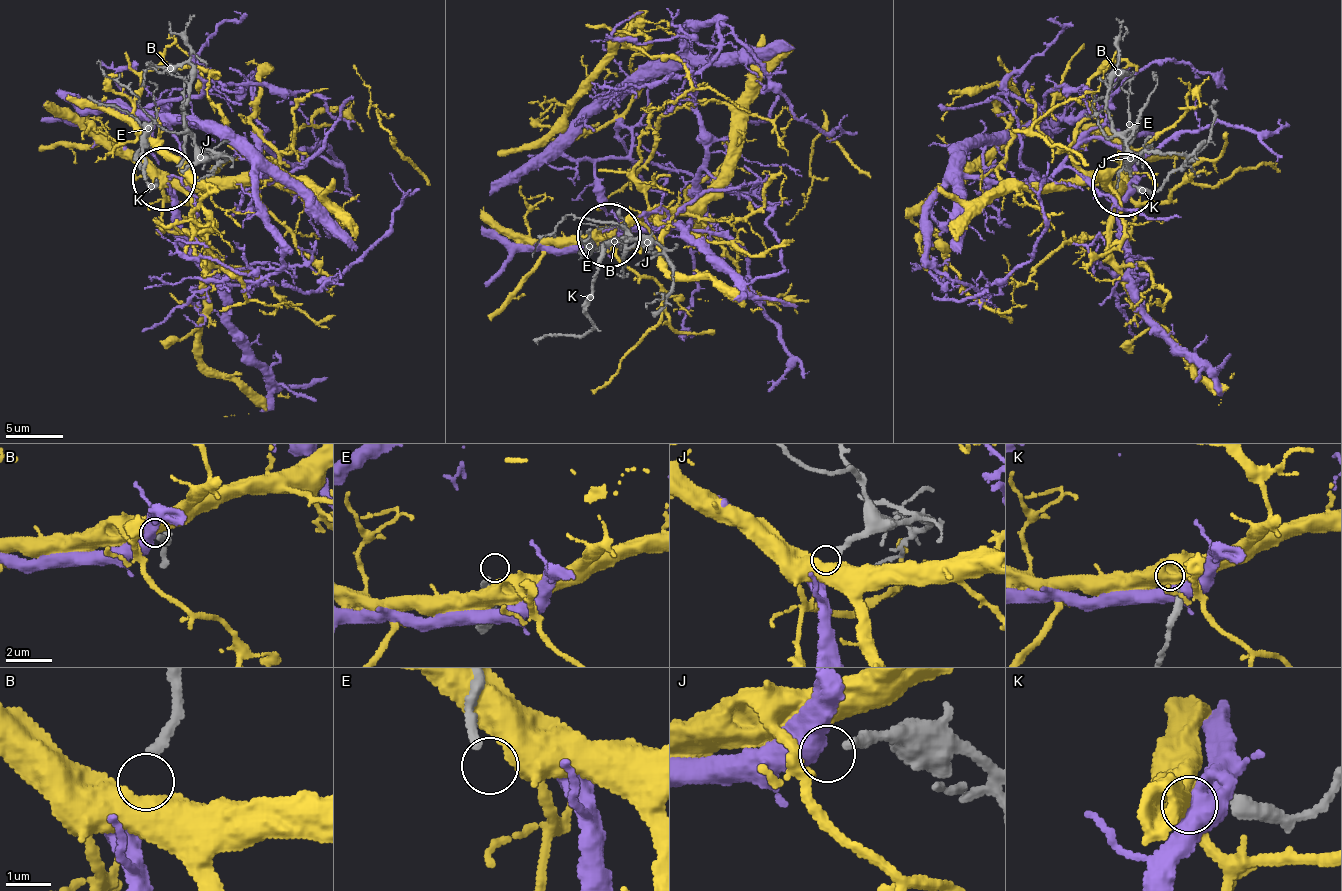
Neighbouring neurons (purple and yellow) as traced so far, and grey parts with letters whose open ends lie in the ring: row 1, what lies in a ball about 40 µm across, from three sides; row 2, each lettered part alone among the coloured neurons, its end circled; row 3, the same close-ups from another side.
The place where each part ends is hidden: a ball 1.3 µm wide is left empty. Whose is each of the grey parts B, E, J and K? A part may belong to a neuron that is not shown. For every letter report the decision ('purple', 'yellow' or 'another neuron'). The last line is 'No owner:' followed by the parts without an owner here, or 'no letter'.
B: yellow
E: another neuron
J: purple
K: another neuron
No owner: E, K

